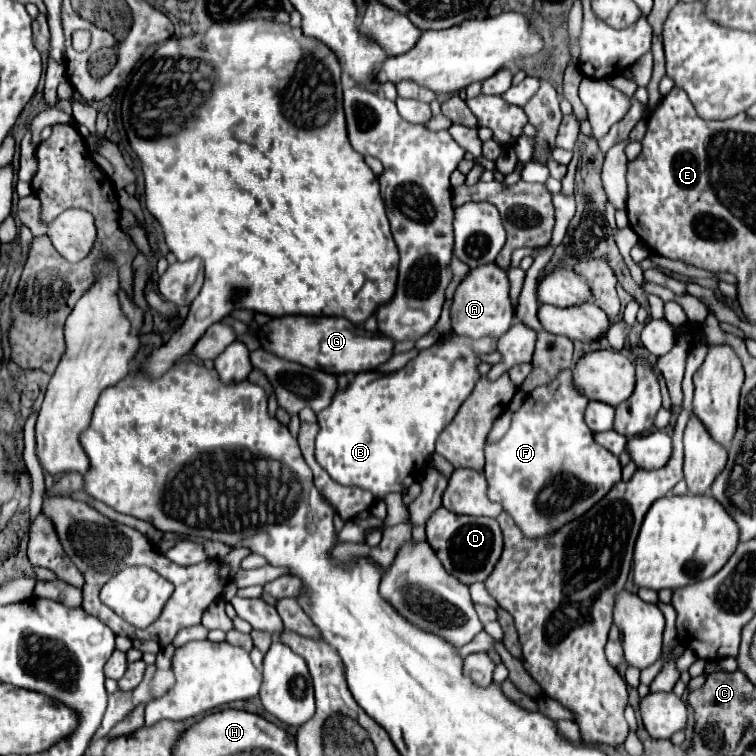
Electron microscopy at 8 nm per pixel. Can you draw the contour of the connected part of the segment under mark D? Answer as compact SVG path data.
M438 508L426 522L426 538L440 558L442 566L464 584L484 582L488 572L496 566L502 552L502 532L494 518L484 516L462 516L446 508Z

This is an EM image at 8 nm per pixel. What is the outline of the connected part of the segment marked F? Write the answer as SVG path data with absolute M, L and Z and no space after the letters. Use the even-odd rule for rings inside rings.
M564 370L552 384L540 386L530 392L522 408L514 412L510 430L498 442L486 446L484 476L488 482L488 498L492 502L498 502L504 512L512 516L526 538L536 540L550 536L560 526L588 512L592 504L600 502L608 494L608 490L616 482L620 482L622 468L618 458L592 440L592 432L584 422L586 404L588 398L576 392L572 384L572 370Z

